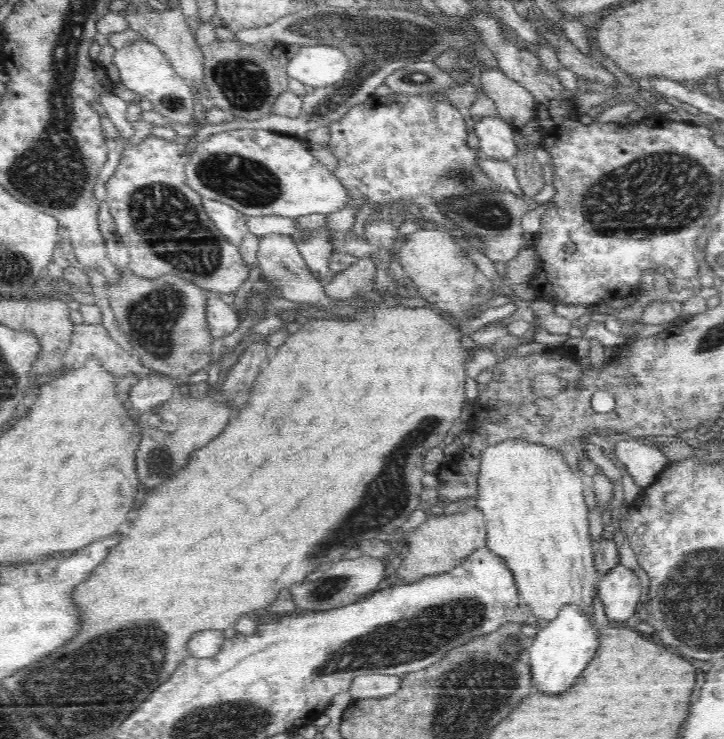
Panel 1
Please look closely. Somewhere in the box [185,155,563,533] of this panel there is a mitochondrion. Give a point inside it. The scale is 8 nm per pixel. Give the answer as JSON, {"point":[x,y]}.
{"point":[491,212]}

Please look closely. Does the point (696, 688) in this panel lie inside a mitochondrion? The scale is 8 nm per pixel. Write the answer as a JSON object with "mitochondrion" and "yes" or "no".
{"mitochondrion":"no"}

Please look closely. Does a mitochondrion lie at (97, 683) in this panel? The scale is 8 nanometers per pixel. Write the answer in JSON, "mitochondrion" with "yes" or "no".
{"mitochondrion":"yes"}

